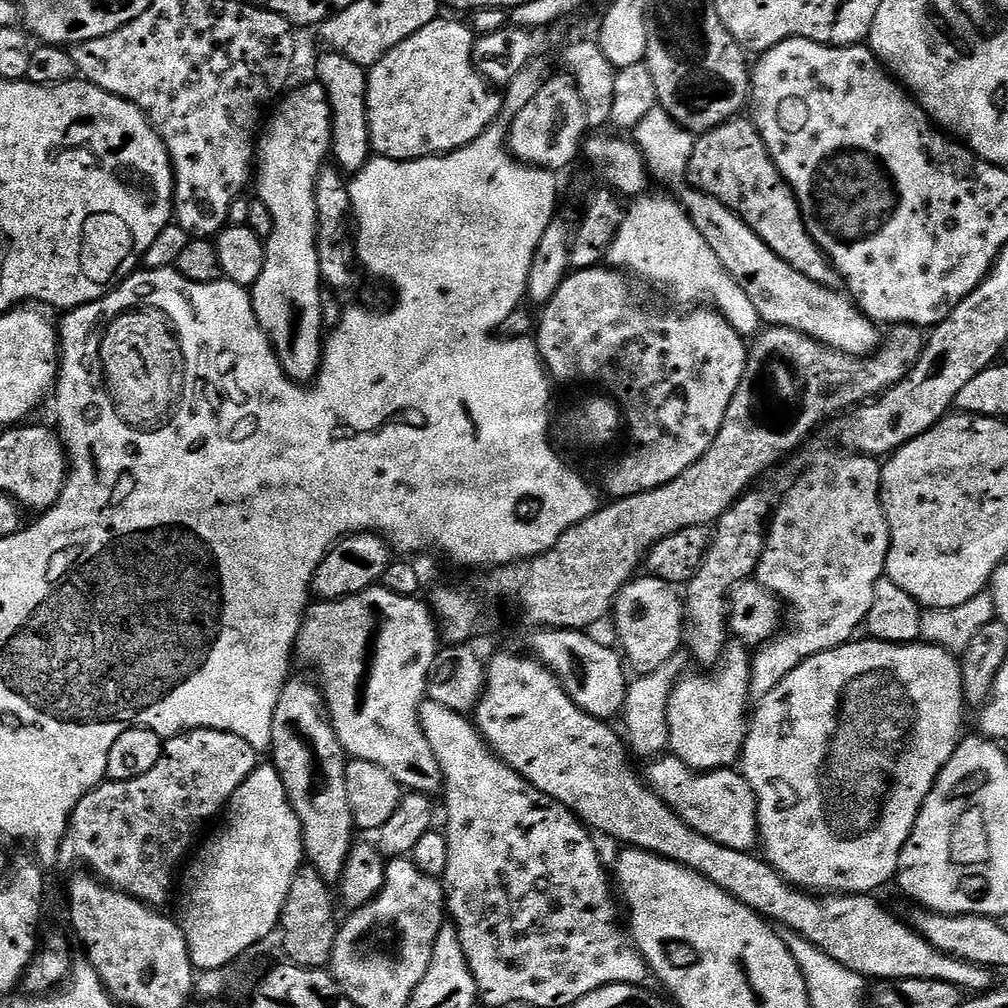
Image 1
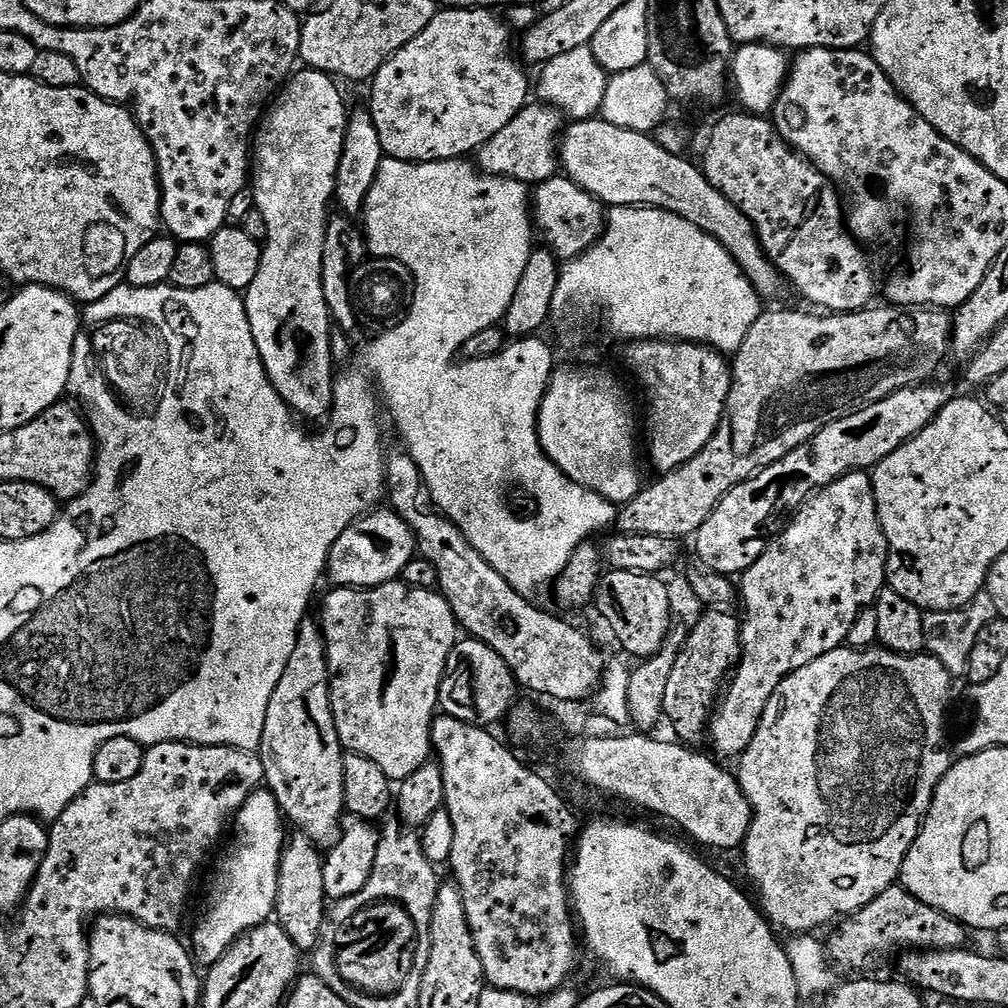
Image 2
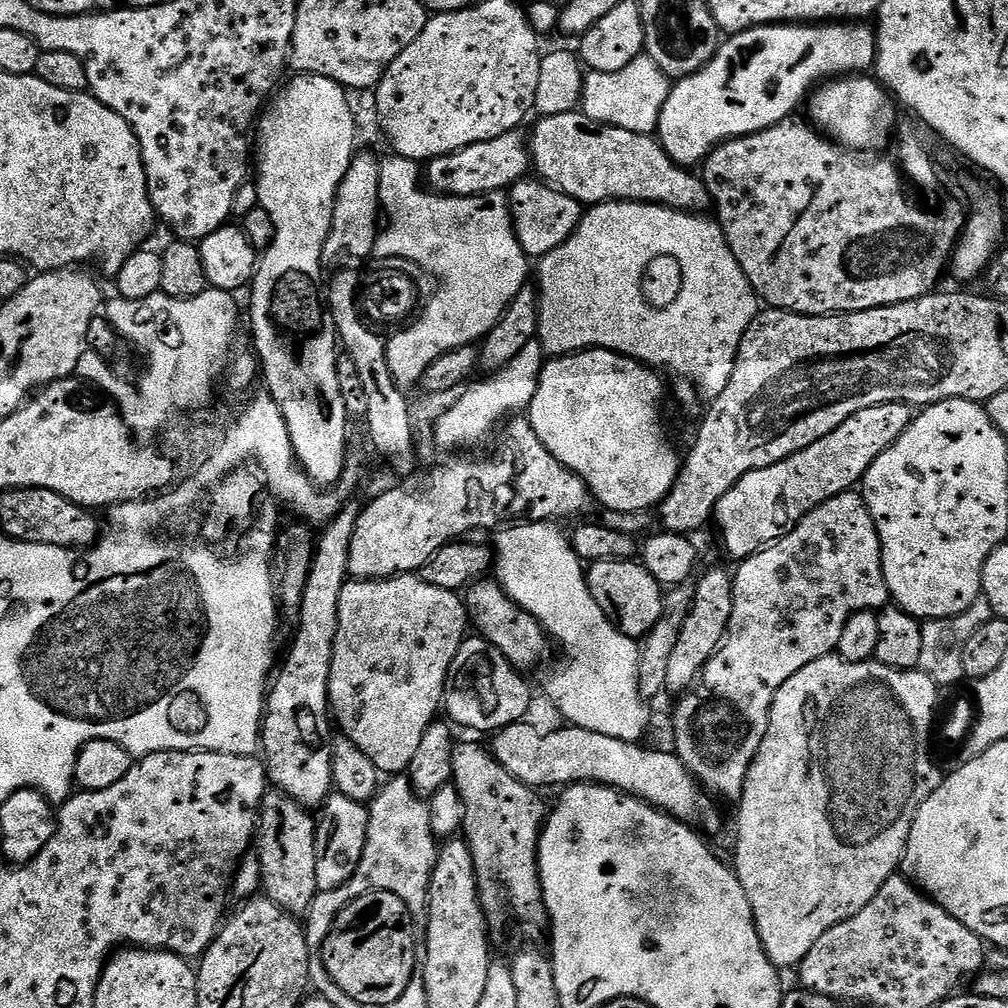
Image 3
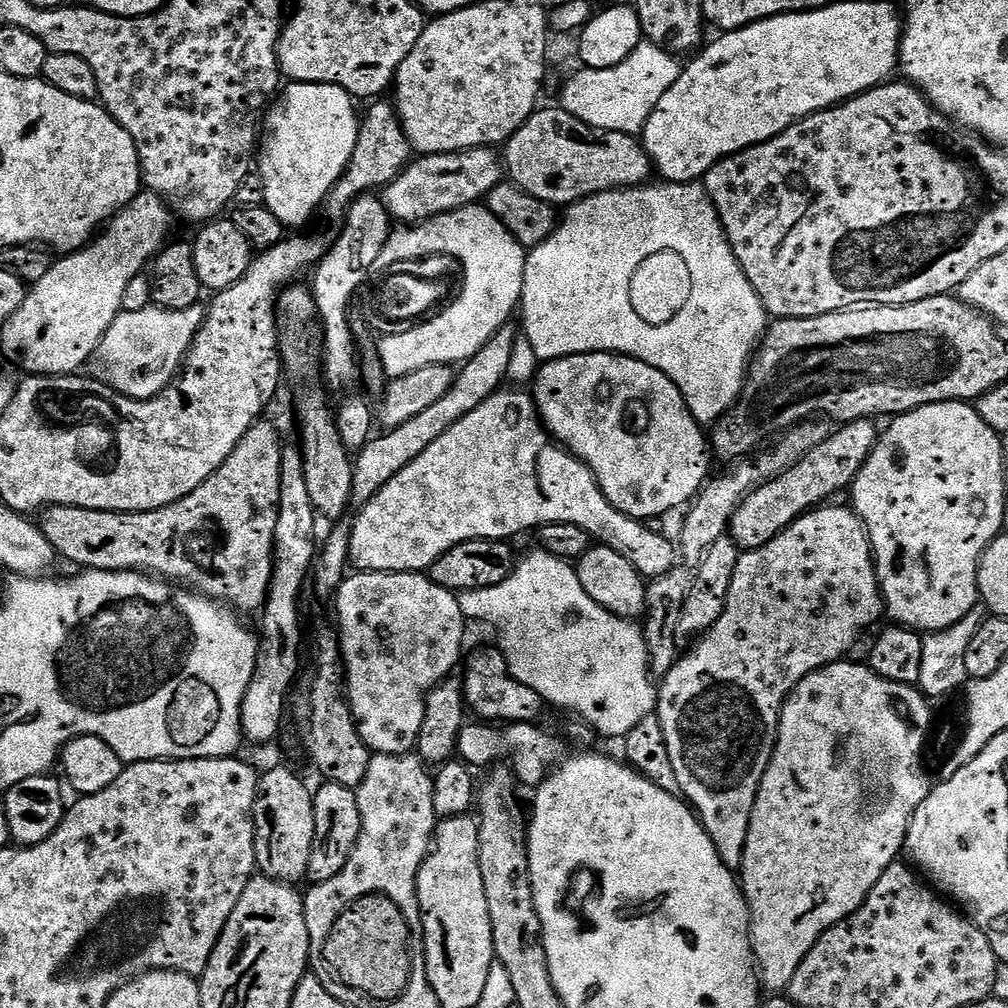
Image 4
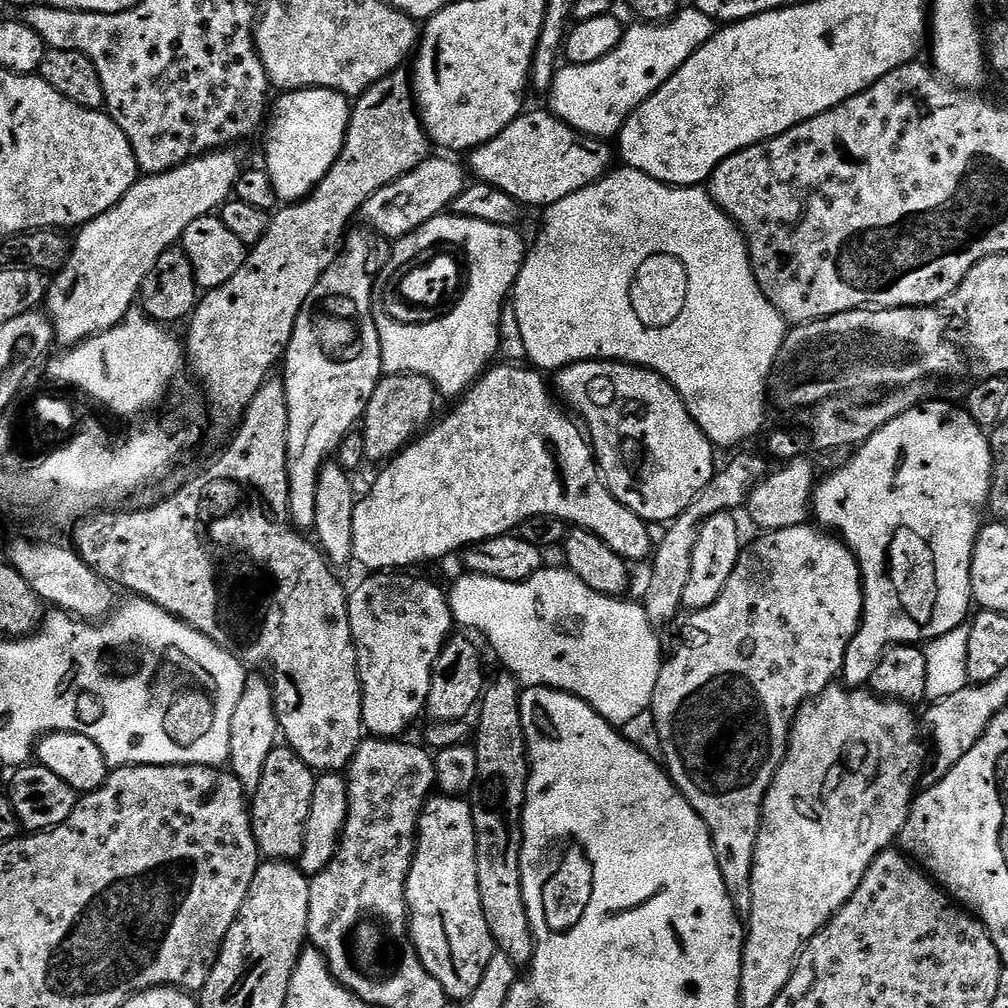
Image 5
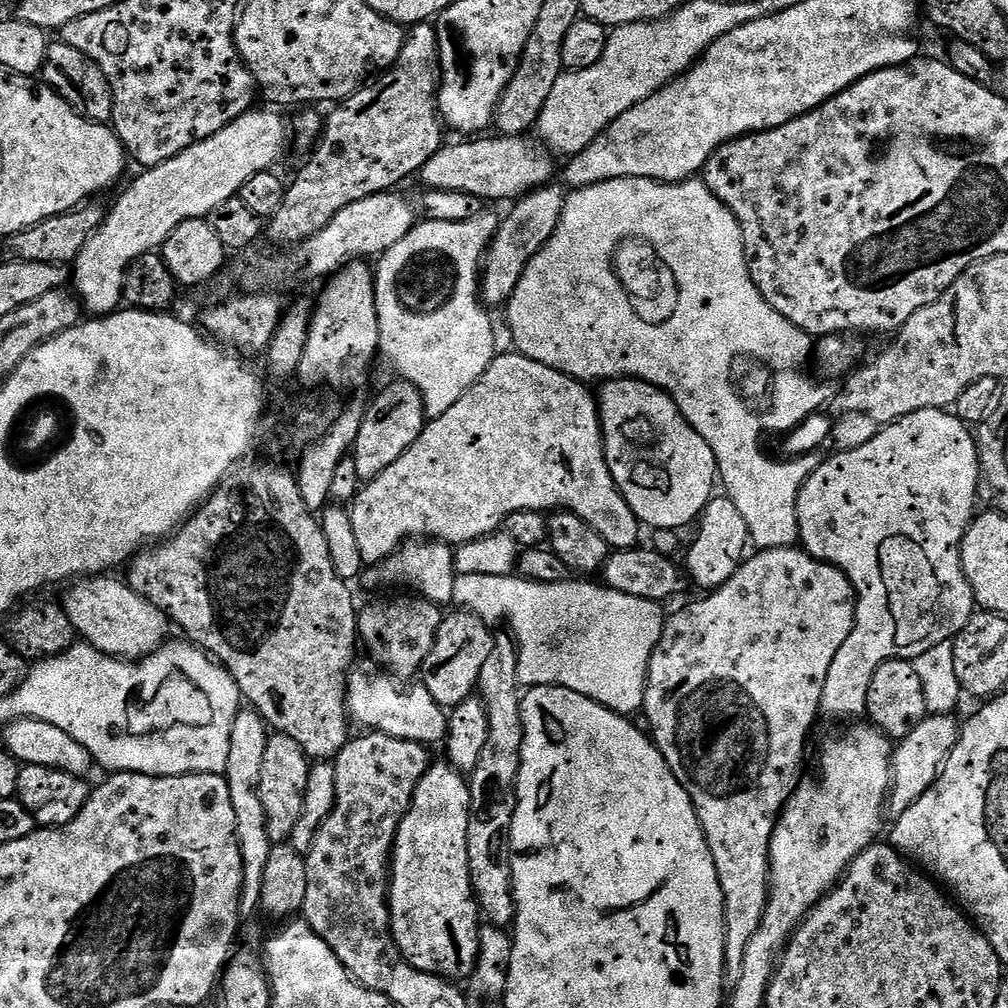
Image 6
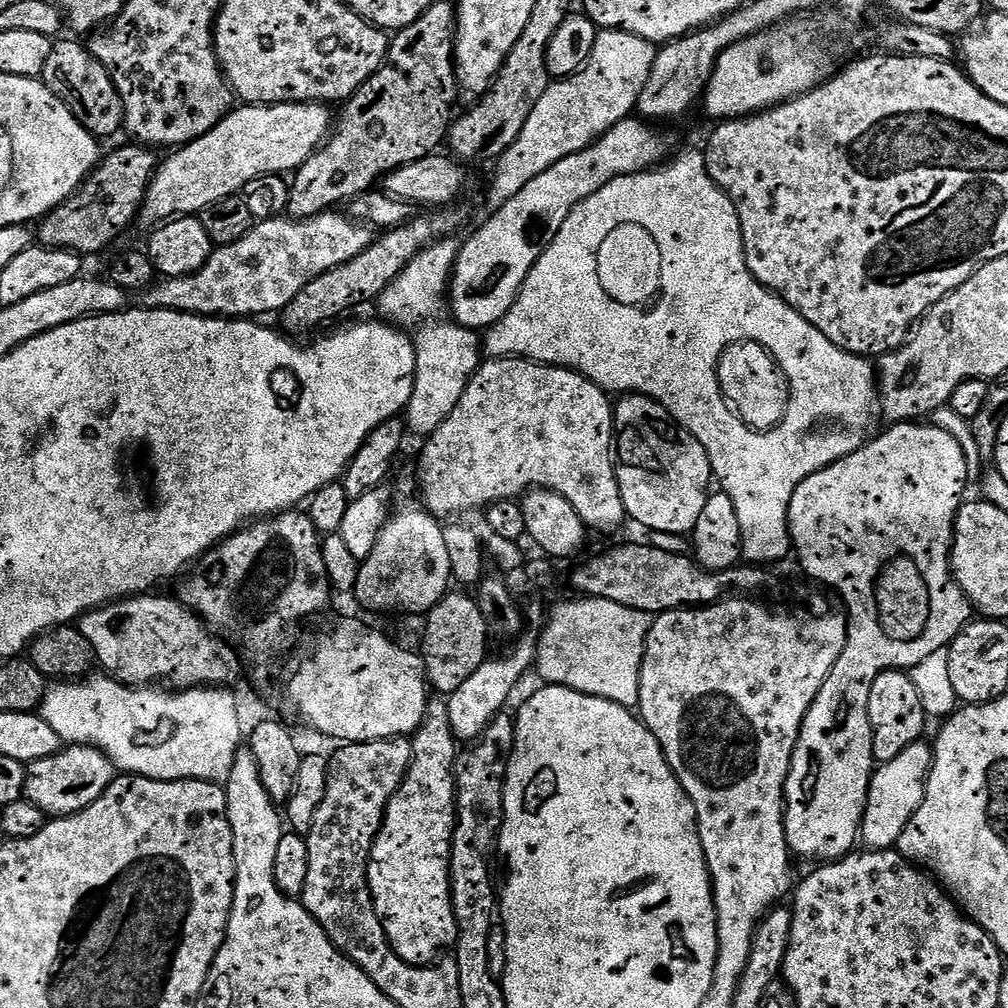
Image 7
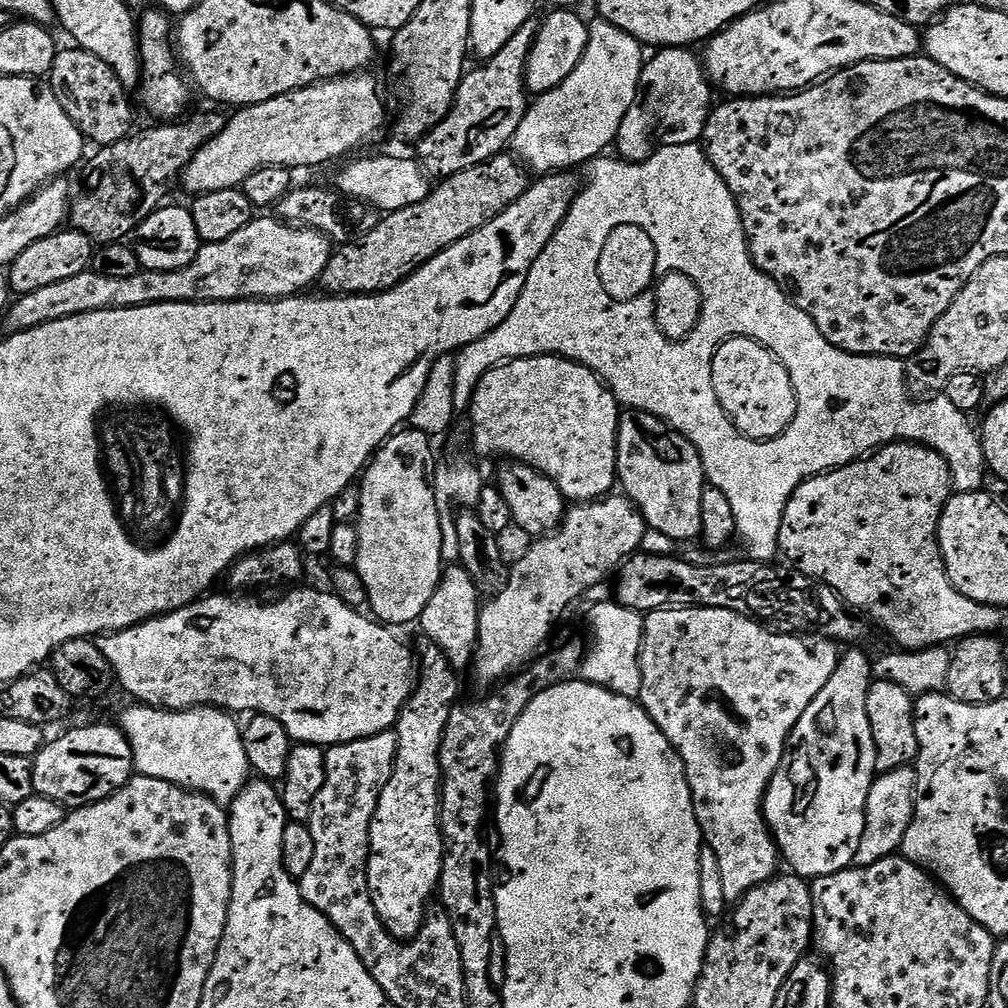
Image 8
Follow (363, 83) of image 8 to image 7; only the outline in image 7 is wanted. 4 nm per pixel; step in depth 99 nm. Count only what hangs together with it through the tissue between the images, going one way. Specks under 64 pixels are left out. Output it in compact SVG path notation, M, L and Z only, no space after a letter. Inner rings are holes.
M320 102L307 104L265 104L263 106L240 106L228 113L202 138L191 140L159 161L152 173L152 181L144 194L142 216L155 222L167 222L178 216L198 214L206 206L227 196L243 193L246 182L262 174L292 174L315 154L317 148L328 139L334 124L334 116Z

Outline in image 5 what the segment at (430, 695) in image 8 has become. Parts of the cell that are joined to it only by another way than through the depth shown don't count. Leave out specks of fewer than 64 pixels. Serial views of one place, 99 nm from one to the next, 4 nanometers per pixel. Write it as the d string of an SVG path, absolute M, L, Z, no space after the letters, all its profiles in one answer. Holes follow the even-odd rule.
M432 794L425 800L424 809L420 811L420 827L416 833L416 851L412 853L412 865L410 866L410 874L406 878L404 897L408 903L408 934L412 938L413 946L416 947L416 953L422 962L422 966L434 978L438 978L438 982L442 982L442 990L446 990L446 994L453 1002L463 1002L466 998L470 998L470 994L474 994L474 989L482 982L482 974L486 971L487 963L490 962L490 958L498 949L496 943L492 940L490 926L486 926L486 914L482 914L482 894L478 894L474 814L472 813L472 805L467 799L458 796Z

